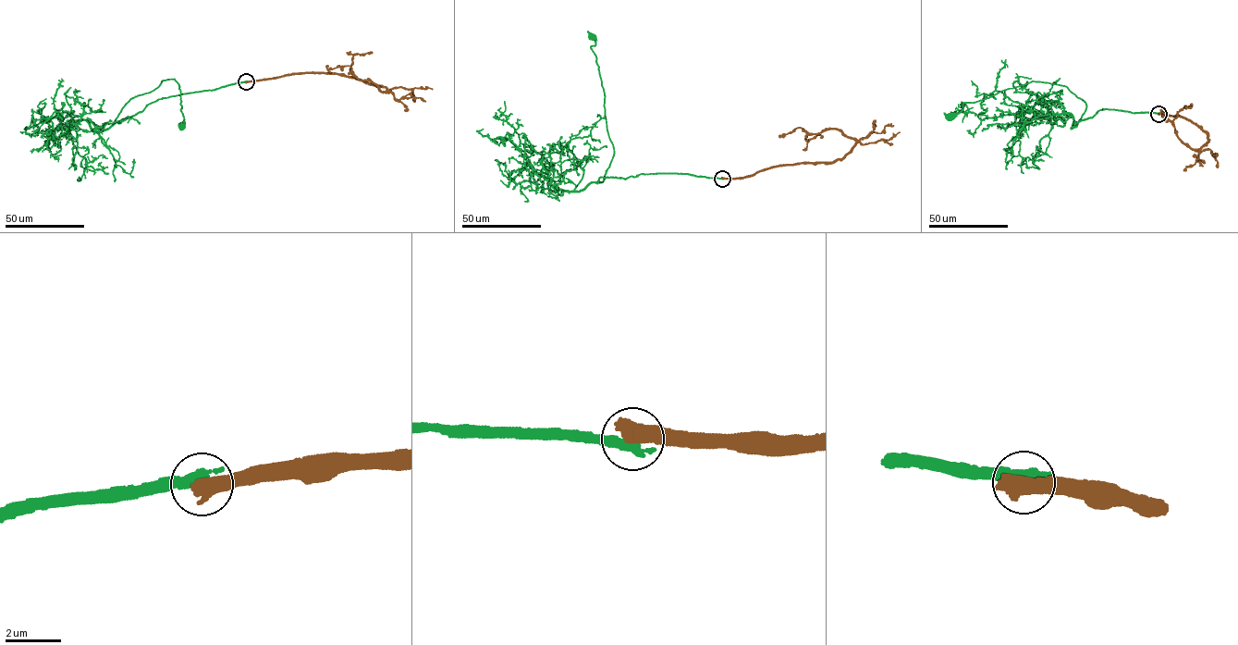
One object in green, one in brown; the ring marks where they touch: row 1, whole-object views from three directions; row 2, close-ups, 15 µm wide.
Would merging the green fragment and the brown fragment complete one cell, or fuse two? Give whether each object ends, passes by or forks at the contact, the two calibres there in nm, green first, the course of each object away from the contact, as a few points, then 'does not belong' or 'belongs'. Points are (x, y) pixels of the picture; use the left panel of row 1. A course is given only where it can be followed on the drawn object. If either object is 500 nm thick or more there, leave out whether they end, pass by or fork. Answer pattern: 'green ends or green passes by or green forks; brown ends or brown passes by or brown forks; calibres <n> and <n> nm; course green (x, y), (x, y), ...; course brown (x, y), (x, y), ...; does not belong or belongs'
calibres 340 and 700 nm; course green (246, 81), (158, 99), (113, 124), (126, 103), (157, 88), (162, 80), (174, 79), (180, 91), (181, 126); course brown (246, 81), (335, 72), (385, 87), (385, 91), (350, 70), (354, 55), (371, 52); does not belong

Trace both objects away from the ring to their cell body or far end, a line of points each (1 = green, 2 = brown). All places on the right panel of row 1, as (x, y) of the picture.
1: (1158, 114), (1103, 108), (1076, 124), (1086, 105), (1084, 101), (1062, 85), (1033, 80), (963, 103), (949, 117)
2: (1158, 114), (1176, 115), (1200, 126), (1208, 139), (1198, 149), (1179, 140), (1172, 123), (1177, 112), (1191, 107)

